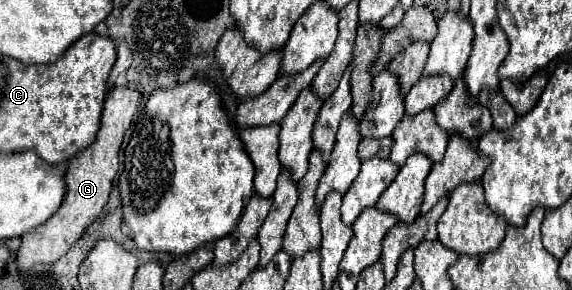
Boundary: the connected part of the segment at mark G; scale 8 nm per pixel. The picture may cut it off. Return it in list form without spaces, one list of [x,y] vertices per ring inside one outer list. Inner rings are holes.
[[[113,86],[111,94],[107,94],[103,116],[101,116],[101,128],[97,132],[95,144],[79,152],[75,158],[69,160],[67,172],[65,172],[65,198],[59,206],[59,210],[41,226],[27,232],[21,238],[21,248],[17,252],[17,266],[21,270],[27,270],[35,264],[55,262],[61,258],[85,232],[85,228],[99,216],[103,206],[109,200],[111,182],[119,170],[119,148],[123,142],[123,134],[131,126],[133,118],[139,112],[141,104],[141,90],[131,86]]]

